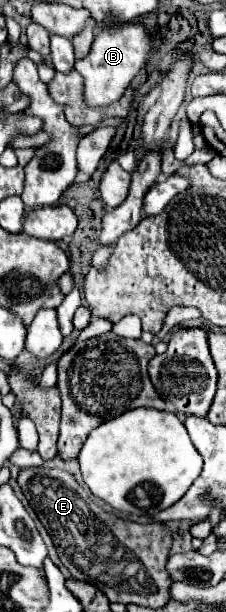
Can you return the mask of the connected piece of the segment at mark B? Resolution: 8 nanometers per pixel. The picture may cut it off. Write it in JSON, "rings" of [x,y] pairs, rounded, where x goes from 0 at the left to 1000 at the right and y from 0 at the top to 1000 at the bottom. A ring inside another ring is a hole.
{"rings":[[[571,36],[544,42],[500,42],[500,46],[456,49],[420,62],[403,85],[367,98],[332,101],[332,114],[376,131],[376,144],[367,144],[376,170],[394,170],[394,176],[456,176],[456,173],[518,167],[544,157],[571,134],[588,131],[588,124],[642,108],[659,85],[677,85],[677,82],[686,82],[686,75],[677,75],[650,49],[615,36],[597,36],[597,39]]]}

